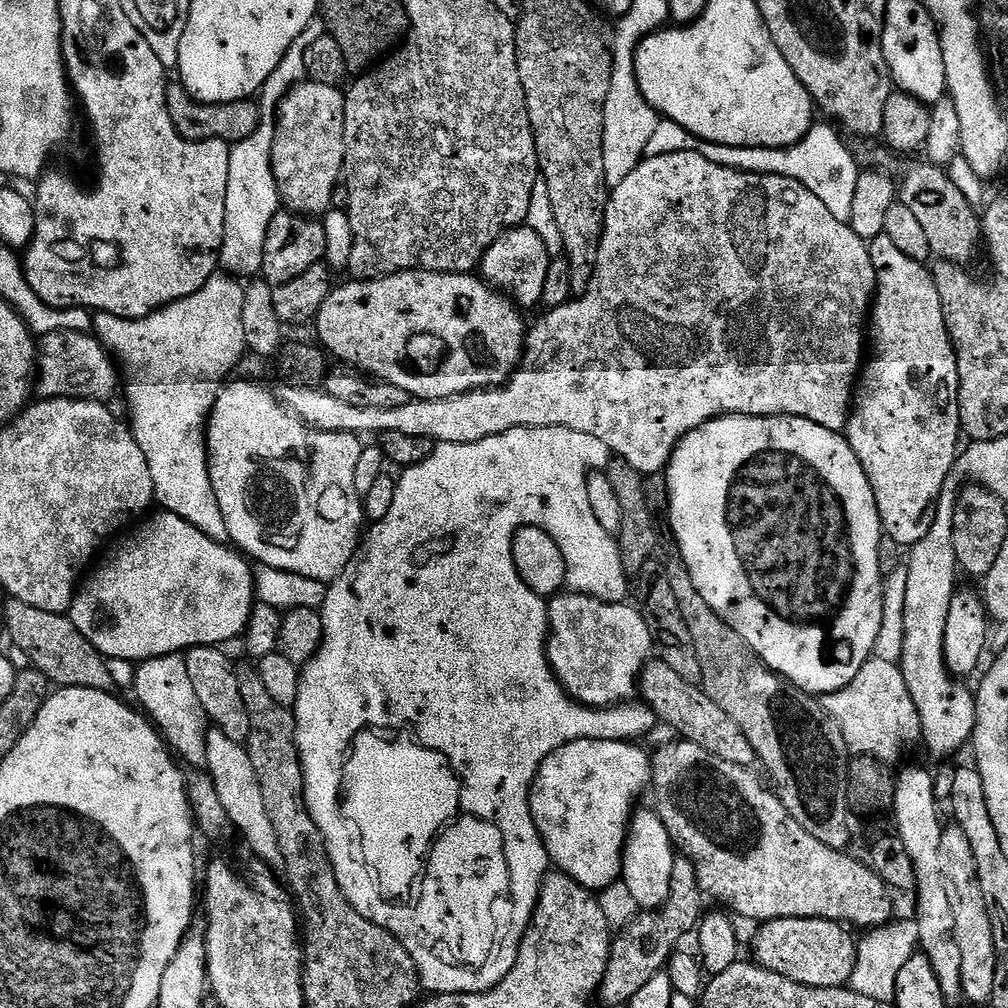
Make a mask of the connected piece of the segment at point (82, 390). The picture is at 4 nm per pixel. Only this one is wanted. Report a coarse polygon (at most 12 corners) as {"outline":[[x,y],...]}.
{"outline":[[95,335],[39,337],[41,400],[111,401],[117,361]]}

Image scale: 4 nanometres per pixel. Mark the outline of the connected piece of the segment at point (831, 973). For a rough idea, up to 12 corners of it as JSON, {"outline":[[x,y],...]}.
{"outline":[[838,920],[761,923],[759,967],[807,988],[851,981],[858,940]]}

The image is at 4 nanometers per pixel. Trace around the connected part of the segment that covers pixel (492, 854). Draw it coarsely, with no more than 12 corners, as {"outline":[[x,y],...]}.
{"outline":[[466,820],[432,858],[426,944],[491,959],[516,913],[507,841]]}

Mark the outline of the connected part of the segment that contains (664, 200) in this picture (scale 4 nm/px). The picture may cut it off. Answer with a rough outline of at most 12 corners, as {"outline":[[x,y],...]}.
{"outline":[[700,151],[611,189],[505,384],[327,432],[565,428],[645,478],[695,428],[843,433],[868,244]]}

